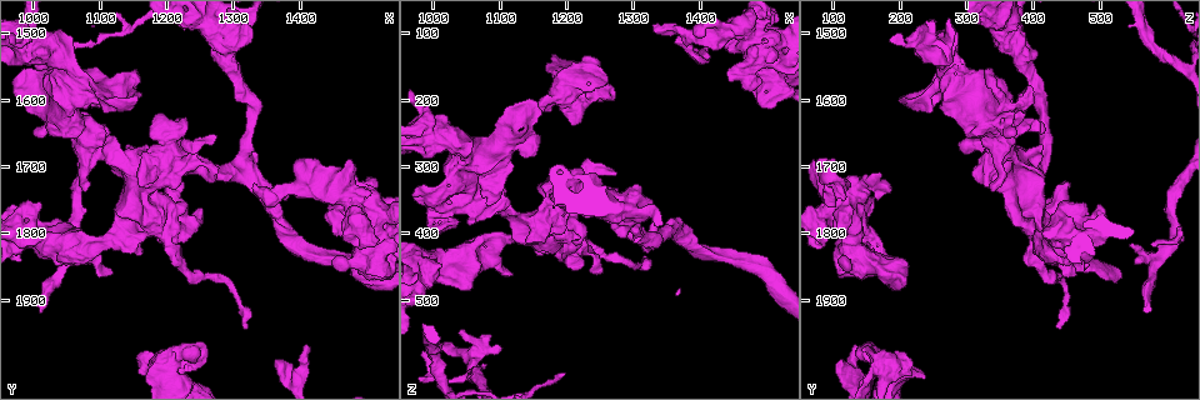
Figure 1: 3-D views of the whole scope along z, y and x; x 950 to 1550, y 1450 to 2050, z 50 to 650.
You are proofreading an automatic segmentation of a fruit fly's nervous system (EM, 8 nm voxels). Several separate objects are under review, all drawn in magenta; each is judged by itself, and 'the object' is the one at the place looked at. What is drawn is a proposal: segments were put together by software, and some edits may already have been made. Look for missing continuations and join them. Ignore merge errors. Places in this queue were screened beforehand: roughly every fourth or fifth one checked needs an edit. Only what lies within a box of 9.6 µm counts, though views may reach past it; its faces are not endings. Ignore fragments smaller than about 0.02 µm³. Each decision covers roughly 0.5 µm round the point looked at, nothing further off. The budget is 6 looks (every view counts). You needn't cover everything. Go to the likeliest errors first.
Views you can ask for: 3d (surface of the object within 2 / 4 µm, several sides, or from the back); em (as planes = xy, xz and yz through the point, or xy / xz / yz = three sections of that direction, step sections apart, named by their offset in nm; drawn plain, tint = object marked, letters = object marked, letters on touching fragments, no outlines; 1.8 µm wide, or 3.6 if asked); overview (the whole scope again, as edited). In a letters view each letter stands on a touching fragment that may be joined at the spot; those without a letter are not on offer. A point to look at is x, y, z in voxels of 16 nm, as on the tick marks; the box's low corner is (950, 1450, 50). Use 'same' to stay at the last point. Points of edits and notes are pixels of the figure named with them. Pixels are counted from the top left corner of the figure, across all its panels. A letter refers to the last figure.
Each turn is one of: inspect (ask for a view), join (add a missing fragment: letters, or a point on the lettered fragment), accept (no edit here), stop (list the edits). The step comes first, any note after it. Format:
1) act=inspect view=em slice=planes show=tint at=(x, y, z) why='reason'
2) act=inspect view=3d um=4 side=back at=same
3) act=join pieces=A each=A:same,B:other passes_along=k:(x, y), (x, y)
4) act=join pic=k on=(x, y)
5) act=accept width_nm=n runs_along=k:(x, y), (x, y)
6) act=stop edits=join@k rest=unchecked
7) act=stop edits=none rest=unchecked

act=inspect view=em slice=xz step=4 show=tint at=(1415, 1970, 125) why='branch stops here'

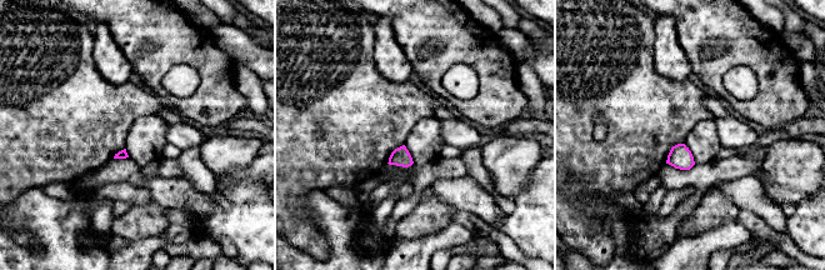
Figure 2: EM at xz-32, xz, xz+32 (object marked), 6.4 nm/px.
act=inspect view=em slice=planes show=letters at=same

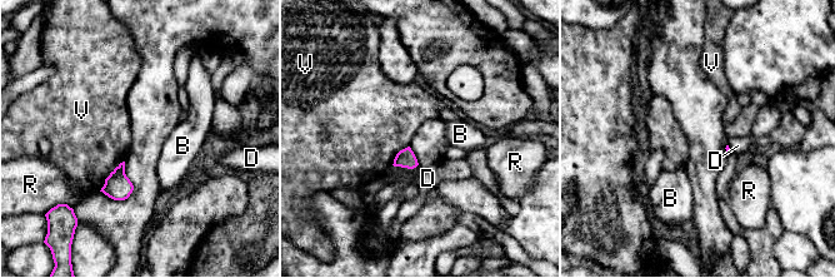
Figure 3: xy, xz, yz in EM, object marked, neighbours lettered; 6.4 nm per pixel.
act=accept each=B:other,D:other,R:other,V:other border=3:(124, 160), (105, 179), (100, 190) found='none of them fits'

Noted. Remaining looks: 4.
act=inspect view=3d um=2 at=(1090, 1845, 550) why='branch stops here'

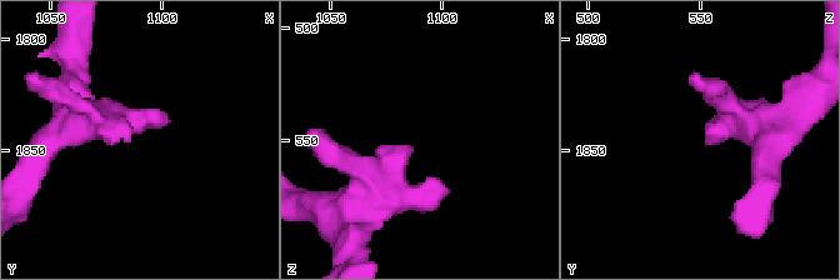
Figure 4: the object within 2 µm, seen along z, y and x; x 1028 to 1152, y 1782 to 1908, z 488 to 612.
act=inspect view=em slice=yz step=16 show=letters at=(1086, 1844, 553)

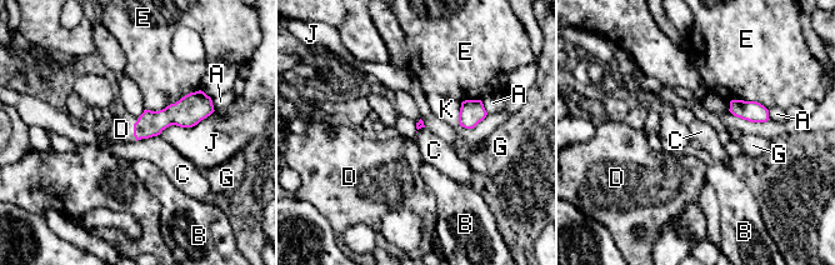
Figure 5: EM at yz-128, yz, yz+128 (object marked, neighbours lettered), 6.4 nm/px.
act=inspect view=em slice=planes show=letters at=same why='another direction'

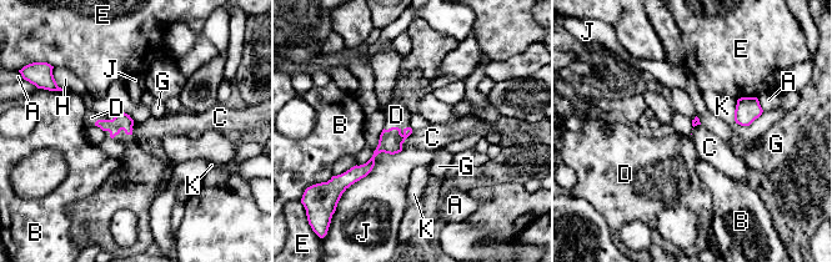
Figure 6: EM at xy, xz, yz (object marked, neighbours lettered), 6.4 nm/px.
act=join pieces=D each=A:other,B:other,C:other,D:same,E:other,G:other,H:other,J:other,K:other passes_along=6:(391, 140), (396, 127), (396, 115) found='it goes on there'

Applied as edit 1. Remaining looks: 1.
act=inspect view=em slice=xz step=16 show=letters at=(1205, 2020, 235) why='free end'

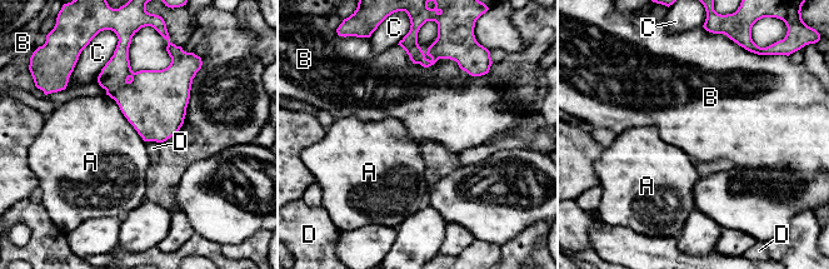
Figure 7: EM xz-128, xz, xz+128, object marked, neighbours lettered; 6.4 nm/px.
act=accept each=A:other,B:other,C:other,D:other border=7:(404, 50), (479, 76) found='no lettered fragment goes on from it'

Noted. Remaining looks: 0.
act=stop edits=join@6 rest=unchecked

